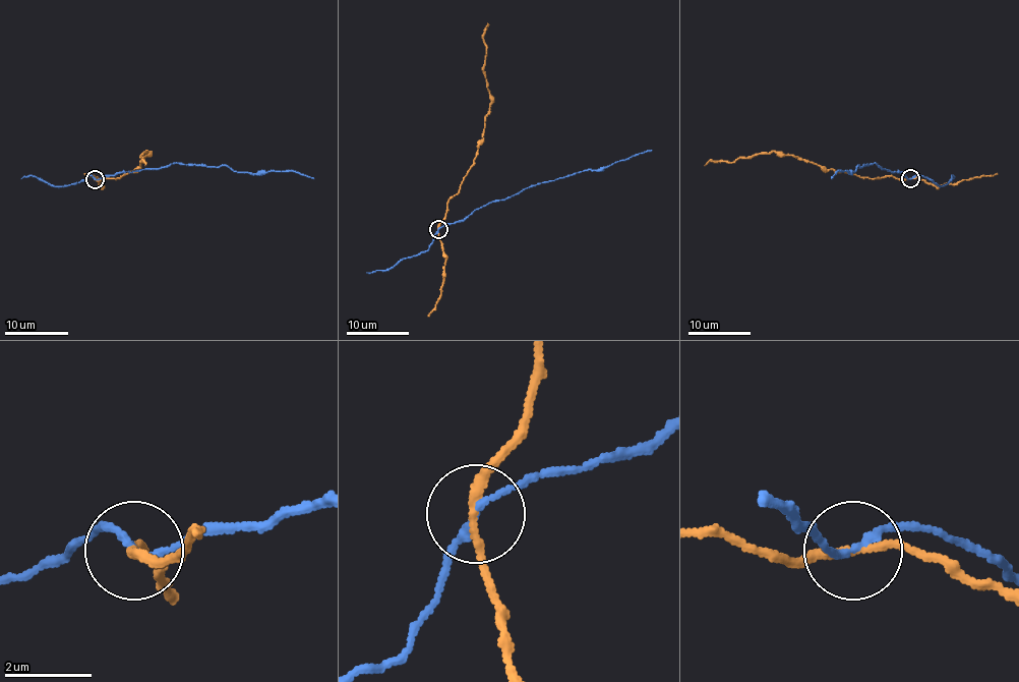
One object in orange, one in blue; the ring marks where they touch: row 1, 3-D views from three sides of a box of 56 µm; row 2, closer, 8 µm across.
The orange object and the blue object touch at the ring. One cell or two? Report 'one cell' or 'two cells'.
two cells

